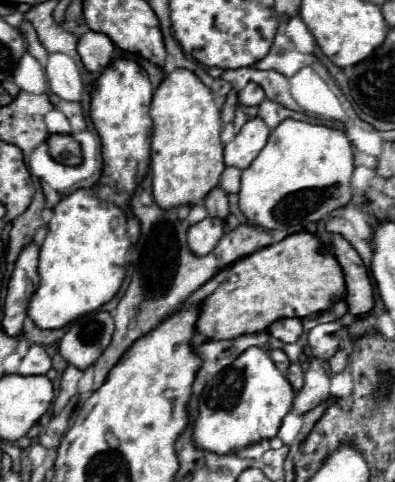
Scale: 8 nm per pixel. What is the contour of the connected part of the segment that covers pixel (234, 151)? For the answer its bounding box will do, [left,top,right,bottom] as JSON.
[224,118,270,170]

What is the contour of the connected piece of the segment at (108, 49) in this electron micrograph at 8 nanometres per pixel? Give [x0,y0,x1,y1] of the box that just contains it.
[78,30,114,74]

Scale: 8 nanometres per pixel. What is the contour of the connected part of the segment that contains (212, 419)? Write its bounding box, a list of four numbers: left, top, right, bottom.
[192,348,294,454]

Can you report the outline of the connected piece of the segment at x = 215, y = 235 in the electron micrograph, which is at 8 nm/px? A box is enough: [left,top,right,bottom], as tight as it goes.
[188,218,224,256]

